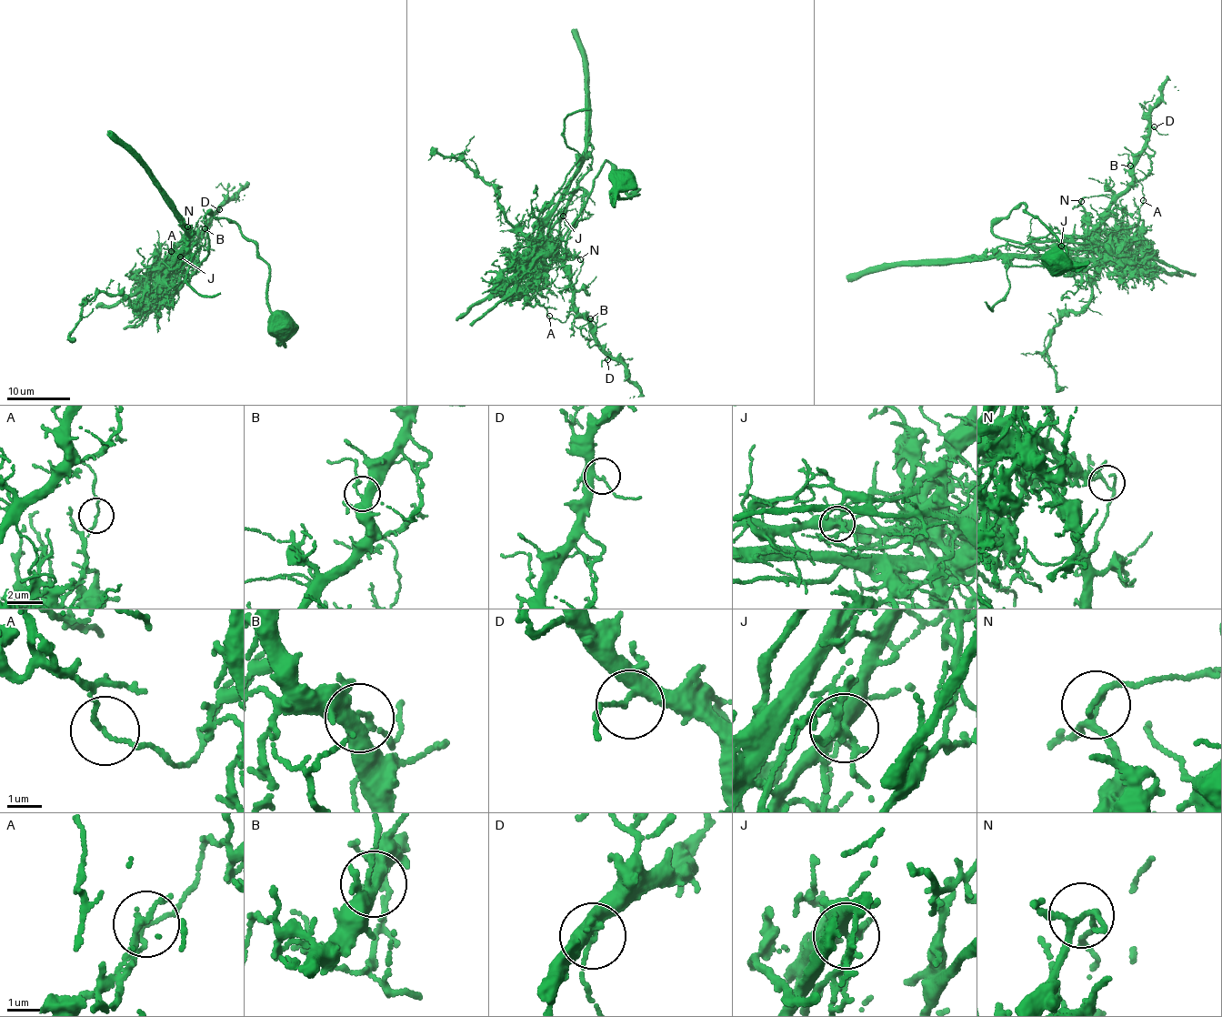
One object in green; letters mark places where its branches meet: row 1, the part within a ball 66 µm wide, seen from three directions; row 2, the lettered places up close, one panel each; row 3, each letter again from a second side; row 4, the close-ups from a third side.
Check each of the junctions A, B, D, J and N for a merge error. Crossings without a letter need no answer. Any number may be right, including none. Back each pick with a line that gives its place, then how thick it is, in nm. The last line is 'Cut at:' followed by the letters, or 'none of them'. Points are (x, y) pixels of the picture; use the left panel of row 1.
A: (171, 251) | 100 nm
J: (180, 256) | 360 nm
N: (187, 226) | 150 nm
Cut at: A, J, N

